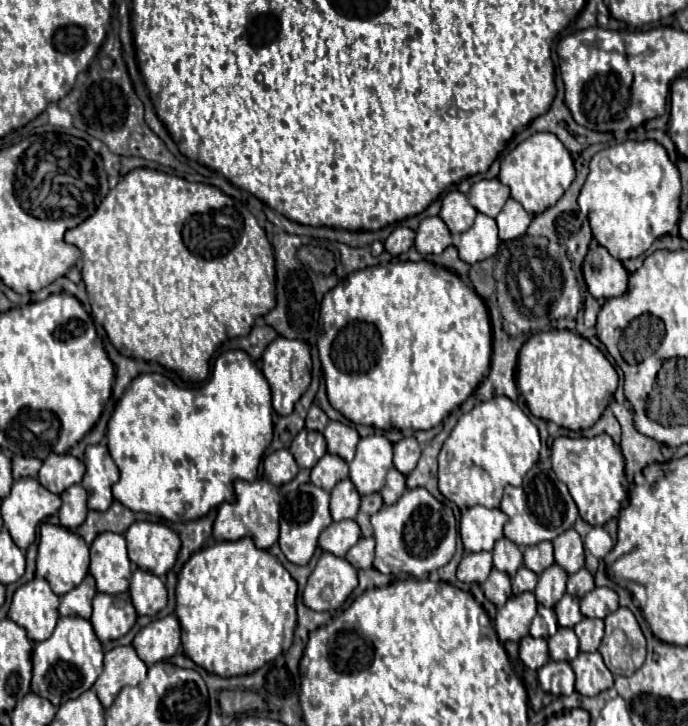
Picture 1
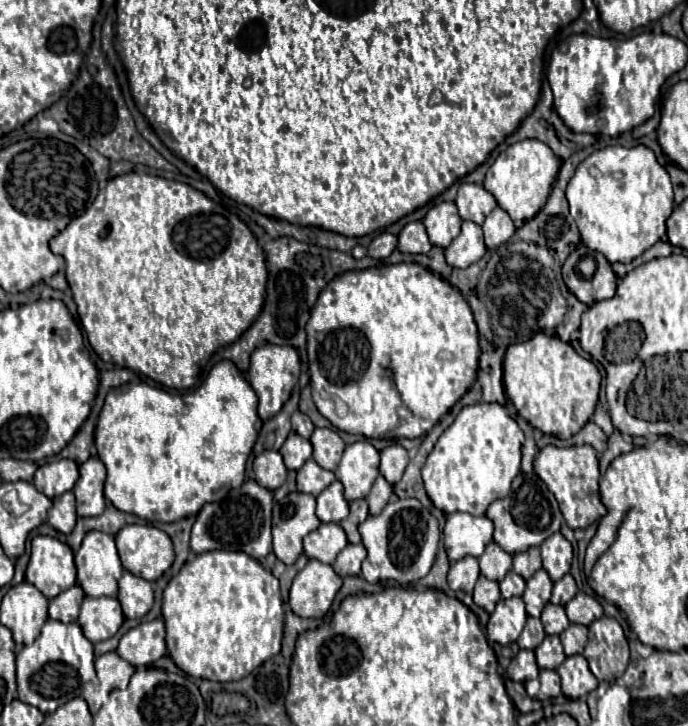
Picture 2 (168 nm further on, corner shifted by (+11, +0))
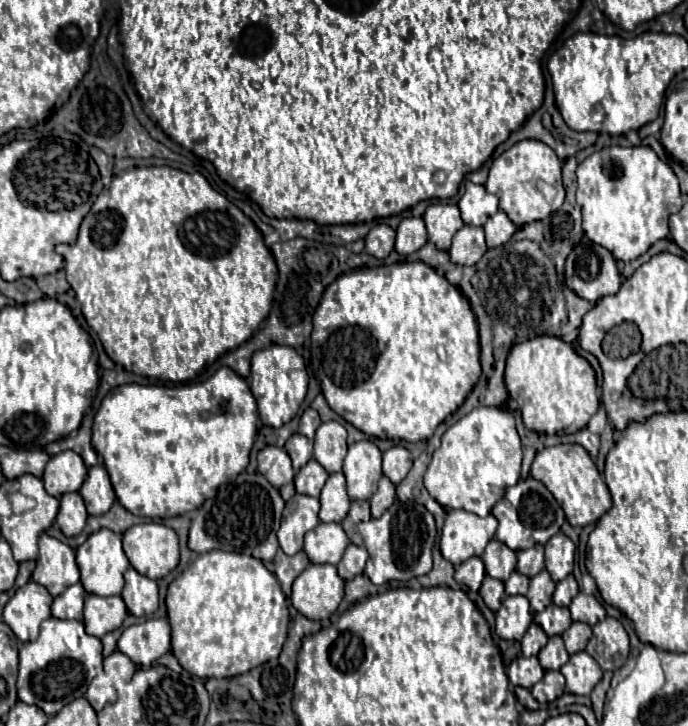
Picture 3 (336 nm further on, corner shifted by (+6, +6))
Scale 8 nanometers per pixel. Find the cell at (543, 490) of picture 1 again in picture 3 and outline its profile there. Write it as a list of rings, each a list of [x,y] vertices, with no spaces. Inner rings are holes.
[[[528,477],[518,481],[514,487],[504,491],[504,497],[494,505],[492,515],[498,519],[496,539],[508,545],[512,551],[530,549],[536,543],[544,545],[552,535],[556,535],[564,523],[564,513],[560,505],[554,501],[552,493],[536,479]]]

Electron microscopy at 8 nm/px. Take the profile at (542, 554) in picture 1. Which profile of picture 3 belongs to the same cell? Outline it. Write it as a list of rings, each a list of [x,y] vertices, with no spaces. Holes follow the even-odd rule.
[[[534,545],[532,549],[526,551],[518,551],[518,565],[516,571],[526,575],[526,577],[534,577],[544,569],[544,547],[542,545]]]

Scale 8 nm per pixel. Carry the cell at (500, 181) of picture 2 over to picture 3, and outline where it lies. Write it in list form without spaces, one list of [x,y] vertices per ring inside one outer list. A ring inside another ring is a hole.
[[[520,141],[494,159],[490,175],[486,181],[488,193],[498,193],[500,209],[510,217],[516,227],[528,225],[532,221],[546,219],[562,207],[564,187],[562,187],[562,161],[556,153],[542,141]]]

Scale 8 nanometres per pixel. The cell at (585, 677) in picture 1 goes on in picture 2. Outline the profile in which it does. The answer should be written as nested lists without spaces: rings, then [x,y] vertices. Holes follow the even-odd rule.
[[[571,655],[571,657],[567,657],[561,663],[561,667],[557,669],[557,673],[561,675],[563,695],[567,695],[571,699],[585,697],[587,693],[591,693],[599,685],[599,681],[595,679],[595,675],[589,671],[587,659],[583,655]]]

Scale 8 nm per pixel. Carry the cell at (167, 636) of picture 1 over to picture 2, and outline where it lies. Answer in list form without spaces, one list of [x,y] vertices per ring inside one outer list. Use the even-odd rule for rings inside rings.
[[[159,617],[153,621],[145,621],[145,623],[129,629],[121,637],[117,653],[125,661],[129,661],[133,667],[151,665],[157,659],[161,659],[167,653],[163,619]]]

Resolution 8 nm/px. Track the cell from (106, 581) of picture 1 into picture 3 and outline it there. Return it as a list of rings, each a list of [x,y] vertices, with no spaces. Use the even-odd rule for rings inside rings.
[[[100,529],[92,533],[78,549],[76,549],[76,563],[80,567],[80,583],[86,589],[86,593],[100,595],[100,597],[110,597],[110,595],[120,595],[124,587],[124,571],[130,567],[124,551],[122,551],[122,541],[116,533],[110,533],[108,529]]]

